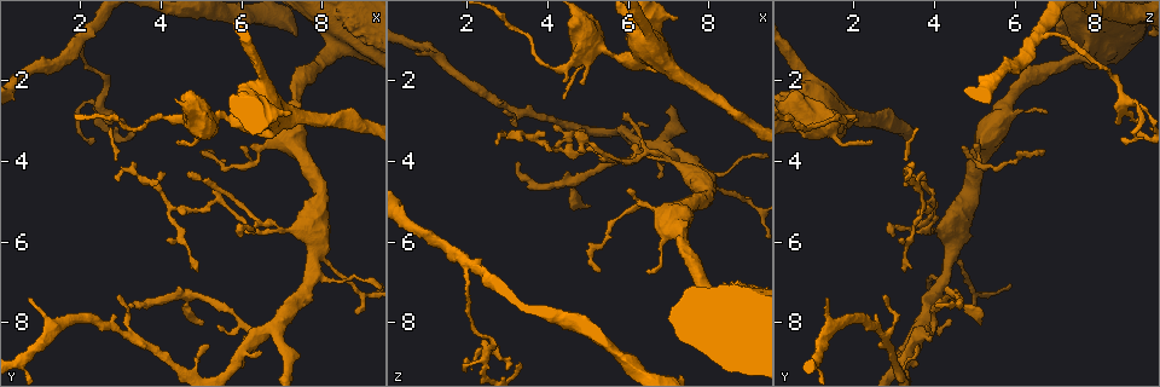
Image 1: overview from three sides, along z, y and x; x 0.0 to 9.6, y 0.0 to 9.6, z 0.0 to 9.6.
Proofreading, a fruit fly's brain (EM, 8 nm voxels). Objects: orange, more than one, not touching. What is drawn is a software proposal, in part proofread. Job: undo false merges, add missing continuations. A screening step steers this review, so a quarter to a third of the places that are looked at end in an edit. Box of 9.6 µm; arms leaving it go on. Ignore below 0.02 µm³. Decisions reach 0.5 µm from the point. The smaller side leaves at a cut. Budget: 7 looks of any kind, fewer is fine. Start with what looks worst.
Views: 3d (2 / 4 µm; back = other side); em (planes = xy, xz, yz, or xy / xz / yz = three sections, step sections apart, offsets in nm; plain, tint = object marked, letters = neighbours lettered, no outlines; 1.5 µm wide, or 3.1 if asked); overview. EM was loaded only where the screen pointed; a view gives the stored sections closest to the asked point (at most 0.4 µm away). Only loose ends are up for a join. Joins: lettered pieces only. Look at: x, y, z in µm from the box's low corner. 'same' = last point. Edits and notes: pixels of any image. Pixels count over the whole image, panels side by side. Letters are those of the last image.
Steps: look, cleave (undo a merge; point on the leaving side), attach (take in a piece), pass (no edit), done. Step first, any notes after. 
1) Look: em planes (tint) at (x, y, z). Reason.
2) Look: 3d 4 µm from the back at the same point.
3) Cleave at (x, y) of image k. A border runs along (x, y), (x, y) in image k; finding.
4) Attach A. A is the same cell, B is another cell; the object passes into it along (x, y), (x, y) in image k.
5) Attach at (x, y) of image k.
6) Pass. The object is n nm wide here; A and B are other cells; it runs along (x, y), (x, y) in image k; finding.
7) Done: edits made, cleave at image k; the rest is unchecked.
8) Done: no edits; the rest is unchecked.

Look: 3d 2 µm at (2.25, 0.85, 6.60). Sudden change in width.

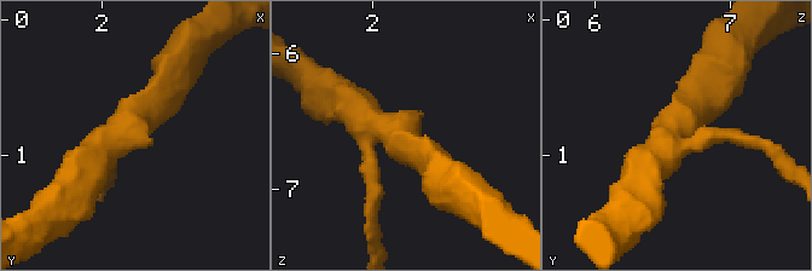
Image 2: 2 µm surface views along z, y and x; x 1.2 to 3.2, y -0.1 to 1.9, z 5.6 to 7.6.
Look: em yz step 4 (letters) at (2.20, 0.80, 6.66).

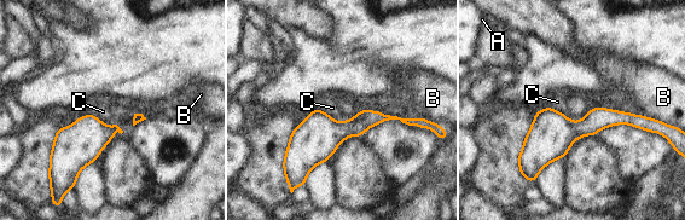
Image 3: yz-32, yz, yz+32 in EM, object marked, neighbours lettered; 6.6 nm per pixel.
Pass. A, B and C are other cells; a border runs along (646, 115), (651, 119) in image 3; continuous, no second cell.

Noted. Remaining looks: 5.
Look: em xy step 4 (tint) at (4.70, 7.30, 4.50). Abrupt turn.

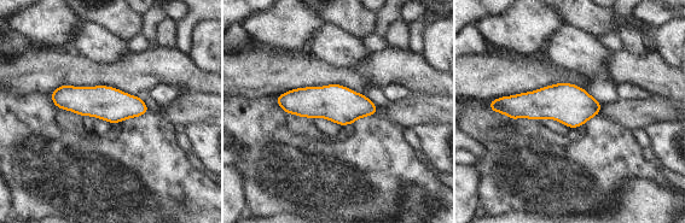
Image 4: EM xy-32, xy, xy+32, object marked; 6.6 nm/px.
Look: em planes (letters) at the same point.

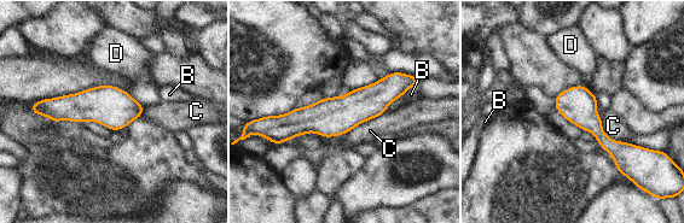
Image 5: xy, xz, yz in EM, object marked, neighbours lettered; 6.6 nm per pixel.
Pass. B, C and D are other cells; one cell here.

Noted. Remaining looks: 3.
Look: em planes (tint) at (4.40, 2.90, 1.70). Calibre changes.

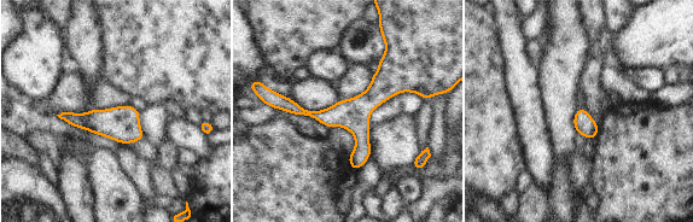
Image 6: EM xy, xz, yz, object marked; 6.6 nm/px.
Look: em planes (letters) at the same point.

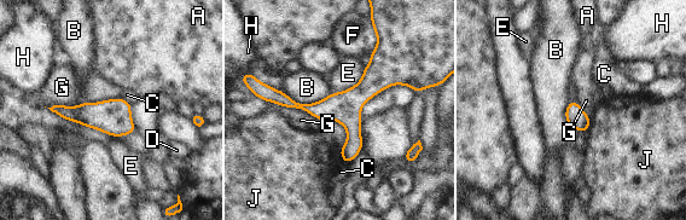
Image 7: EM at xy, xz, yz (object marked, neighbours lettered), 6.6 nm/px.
Pass. A, B, C, D, E, F, G, H and J are other cells; a border runs along (120, 97), (131, 104) in image 7; one cell here.

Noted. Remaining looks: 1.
Done: no edits; the rest is unchecked.

